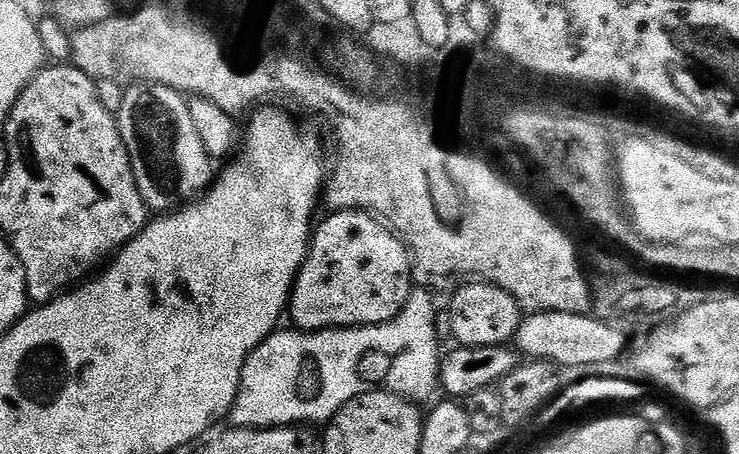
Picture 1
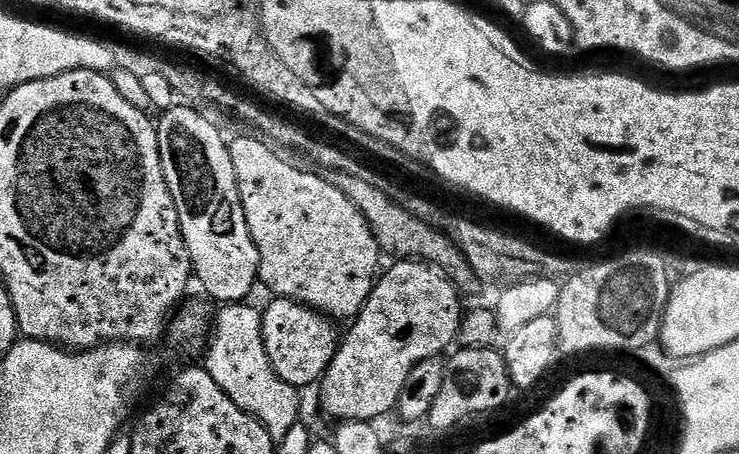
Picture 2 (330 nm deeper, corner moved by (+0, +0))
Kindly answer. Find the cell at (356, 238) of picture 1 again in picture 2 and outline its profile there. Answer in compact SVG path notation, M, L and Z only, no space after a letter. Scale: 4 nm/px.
M269 299L268 309L262 312L262 338L272 369L282 382L303 390L323 380L324 371L336 357L338 347L337 325L323 312L316 312L297 300Z

